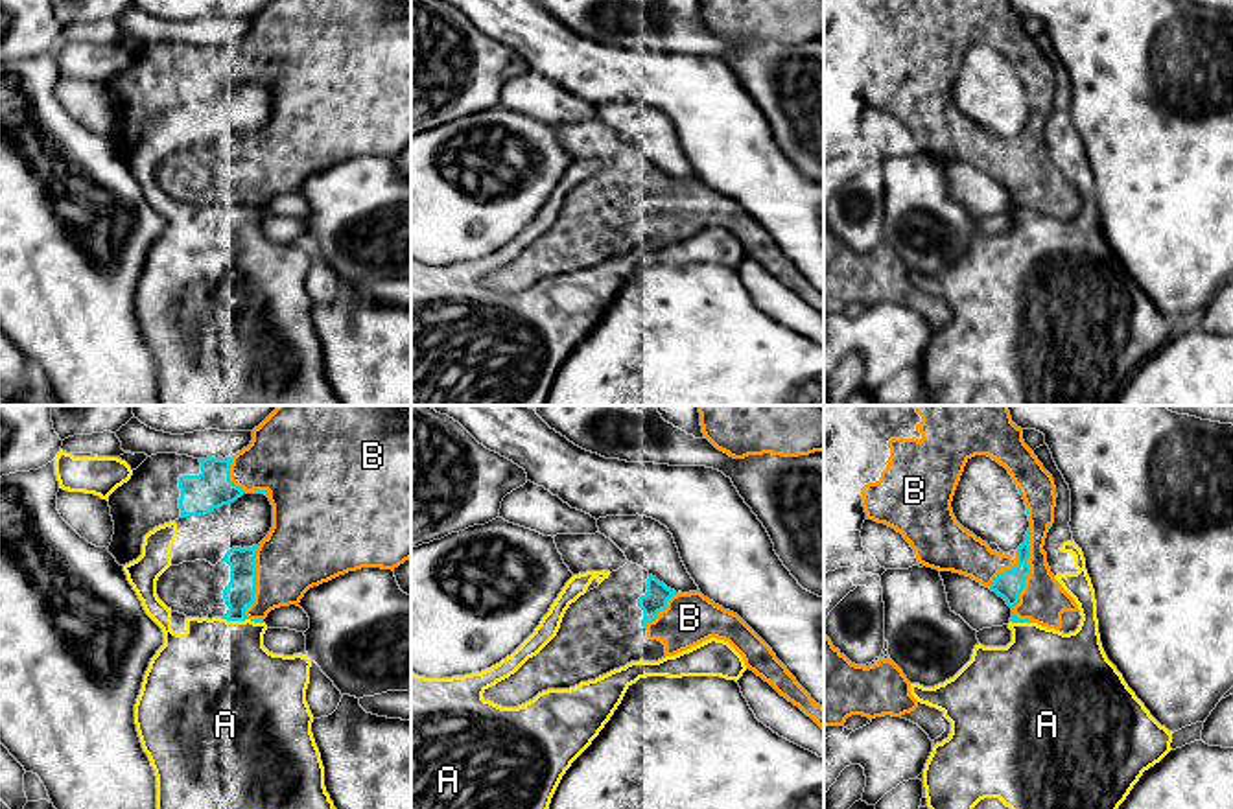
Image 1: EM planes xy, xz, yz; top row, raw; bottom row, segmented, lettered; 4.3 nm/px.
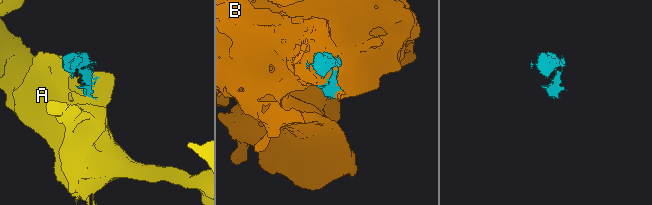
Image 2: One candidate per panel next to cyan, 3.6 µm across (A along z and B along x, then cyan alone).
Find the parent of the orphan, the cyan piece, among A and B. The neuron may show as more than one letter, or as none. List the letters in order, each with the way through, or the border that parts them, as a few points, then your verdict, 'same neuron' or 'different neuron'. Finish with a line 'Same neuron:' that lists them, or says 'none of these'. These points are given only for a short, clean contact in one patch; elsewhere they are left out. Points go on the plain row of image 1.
A: different neuron
B: same neuron
Same neuron: B

